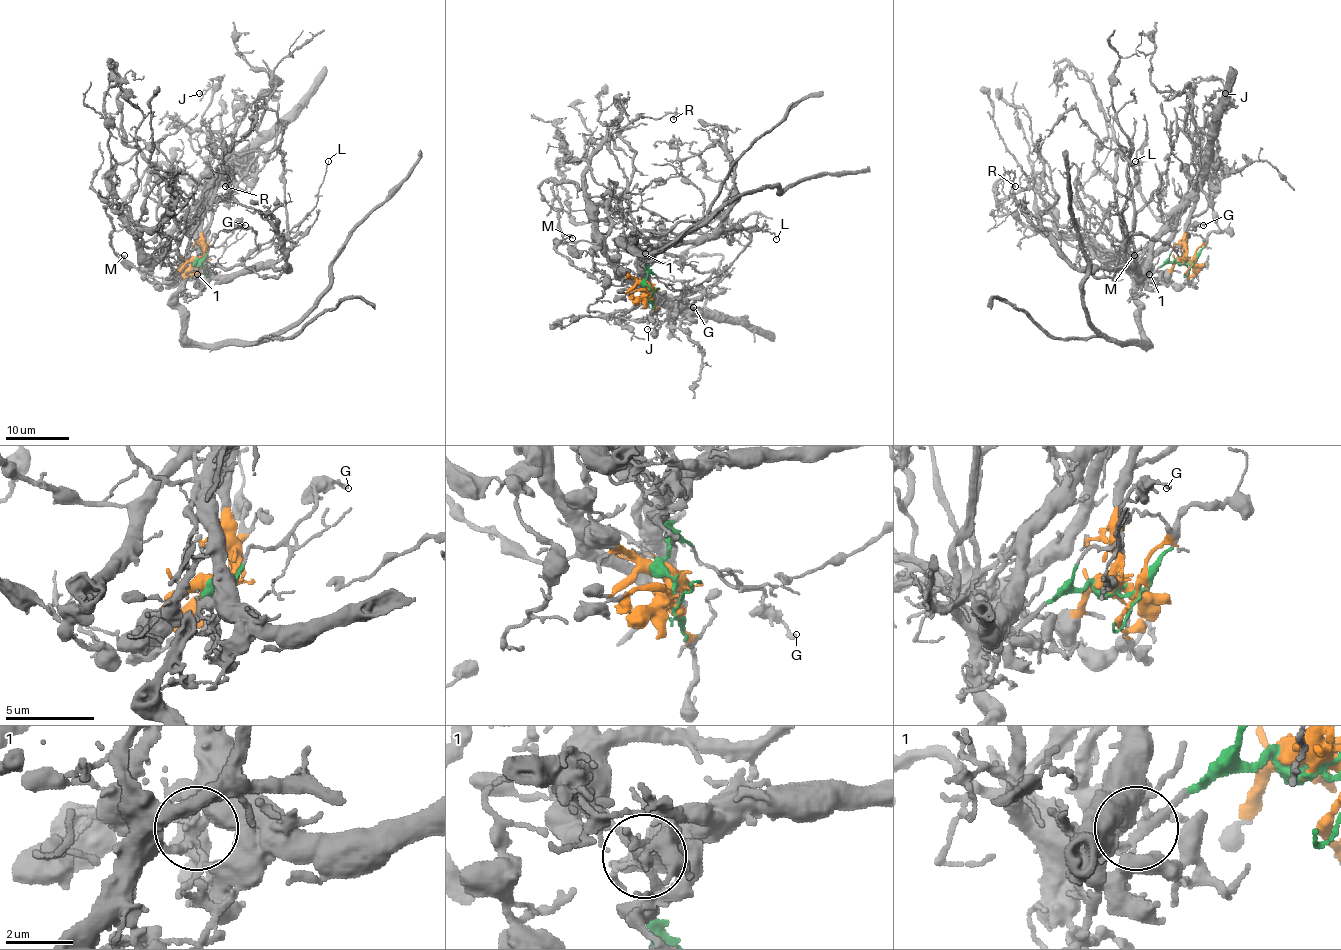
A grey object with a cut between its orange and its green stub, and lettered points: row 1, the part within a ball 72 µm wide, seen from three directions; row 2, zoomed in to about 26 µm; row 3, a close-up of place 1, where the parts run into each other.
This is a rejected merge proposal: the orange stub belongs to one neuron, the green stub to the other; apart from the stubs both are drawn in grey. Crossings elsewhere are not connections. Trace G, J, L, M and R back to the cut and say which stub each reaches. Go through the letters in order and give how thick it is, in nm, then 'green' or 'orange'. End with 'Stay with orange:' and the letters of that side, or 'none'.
G: 200 nm | green
J: 110 nm | orange
L: 120 nm | green
M: 140 nm | orange
R: 110 nm | green
Stay with orange: J, M

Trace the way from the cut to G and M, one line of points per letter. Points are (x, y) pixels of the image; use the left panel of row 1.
G: (201, 262), (210, 247), (223, 242), (239, 223), (245, 225)
M: (199, 260), (204, 255), (204, 201), (178, 223), (169, 244), (148, 266), (137, 270), (114, 254), (124, 255)

